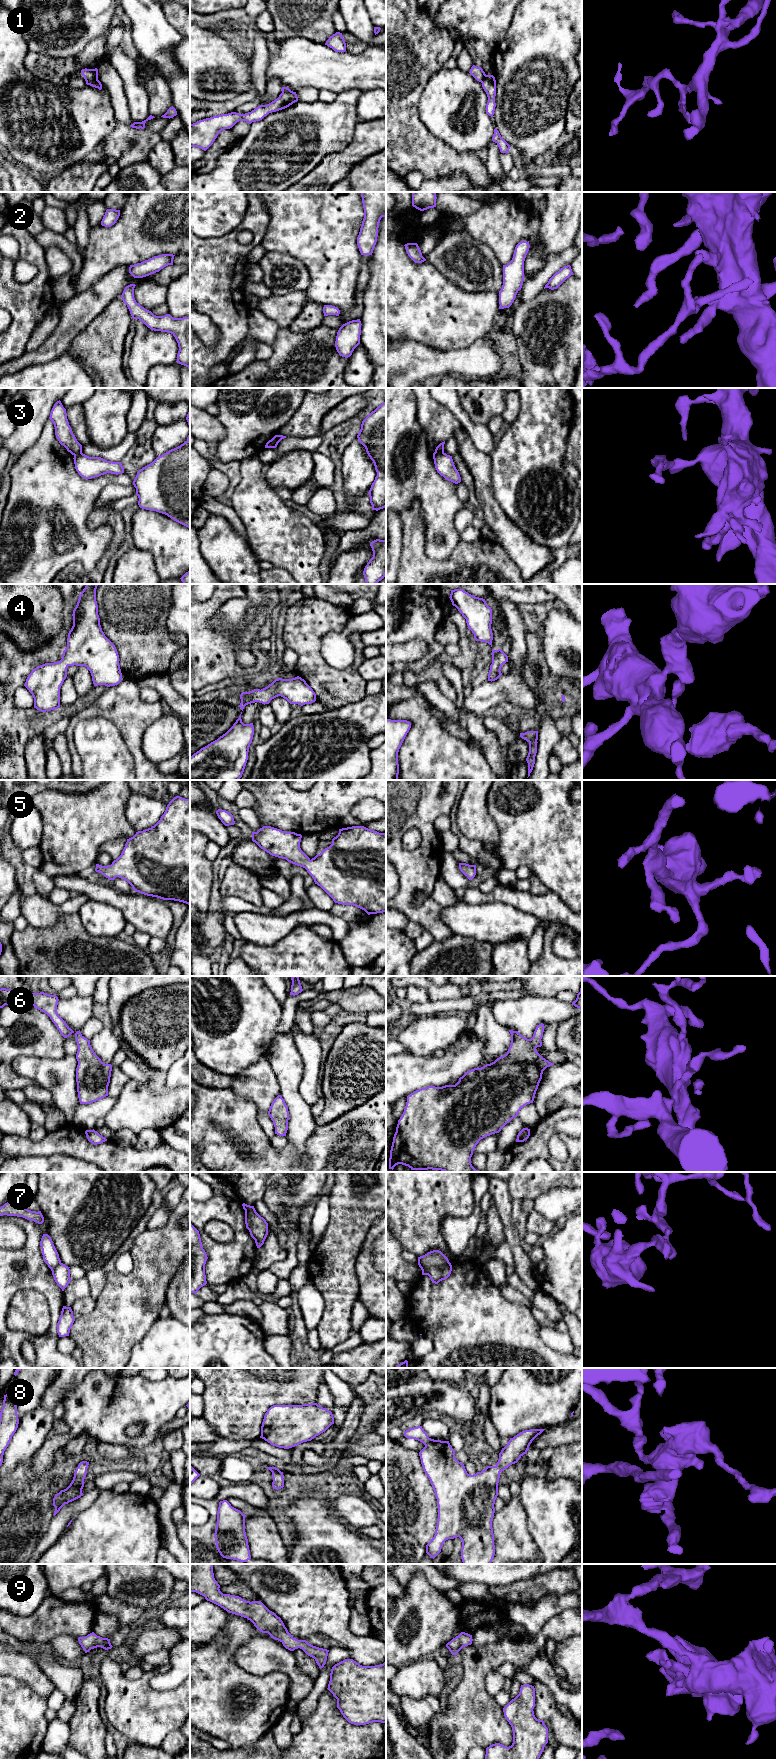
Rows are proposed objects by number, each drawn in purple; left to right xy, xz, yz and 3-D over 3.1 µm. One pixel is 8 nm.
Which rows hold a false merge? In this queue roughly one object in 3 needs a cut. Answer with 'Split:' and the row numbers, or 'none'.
Split: 1, 3, 7

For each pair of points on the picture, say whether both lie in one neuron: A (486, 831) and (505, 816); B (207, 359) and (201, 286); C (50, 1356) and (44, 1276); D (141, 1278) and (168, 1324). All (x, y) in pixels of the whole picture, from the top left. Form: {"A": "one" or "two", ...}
{"A": "two", "B": "one", "C": "one", "D": "two"}

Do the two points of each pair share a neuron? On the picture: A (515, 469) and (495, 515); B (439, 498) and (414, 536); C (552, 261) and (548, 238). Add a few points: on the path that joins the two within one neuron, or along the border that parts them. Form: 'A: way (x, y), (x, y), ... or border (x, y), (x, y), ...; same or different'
A: border (491, 483), (495, 500), (514, 523); different
B: border (417, 498), (424, 522), (425, 544); different
C: border (571, 245), (551, 254), (536, 273); different

